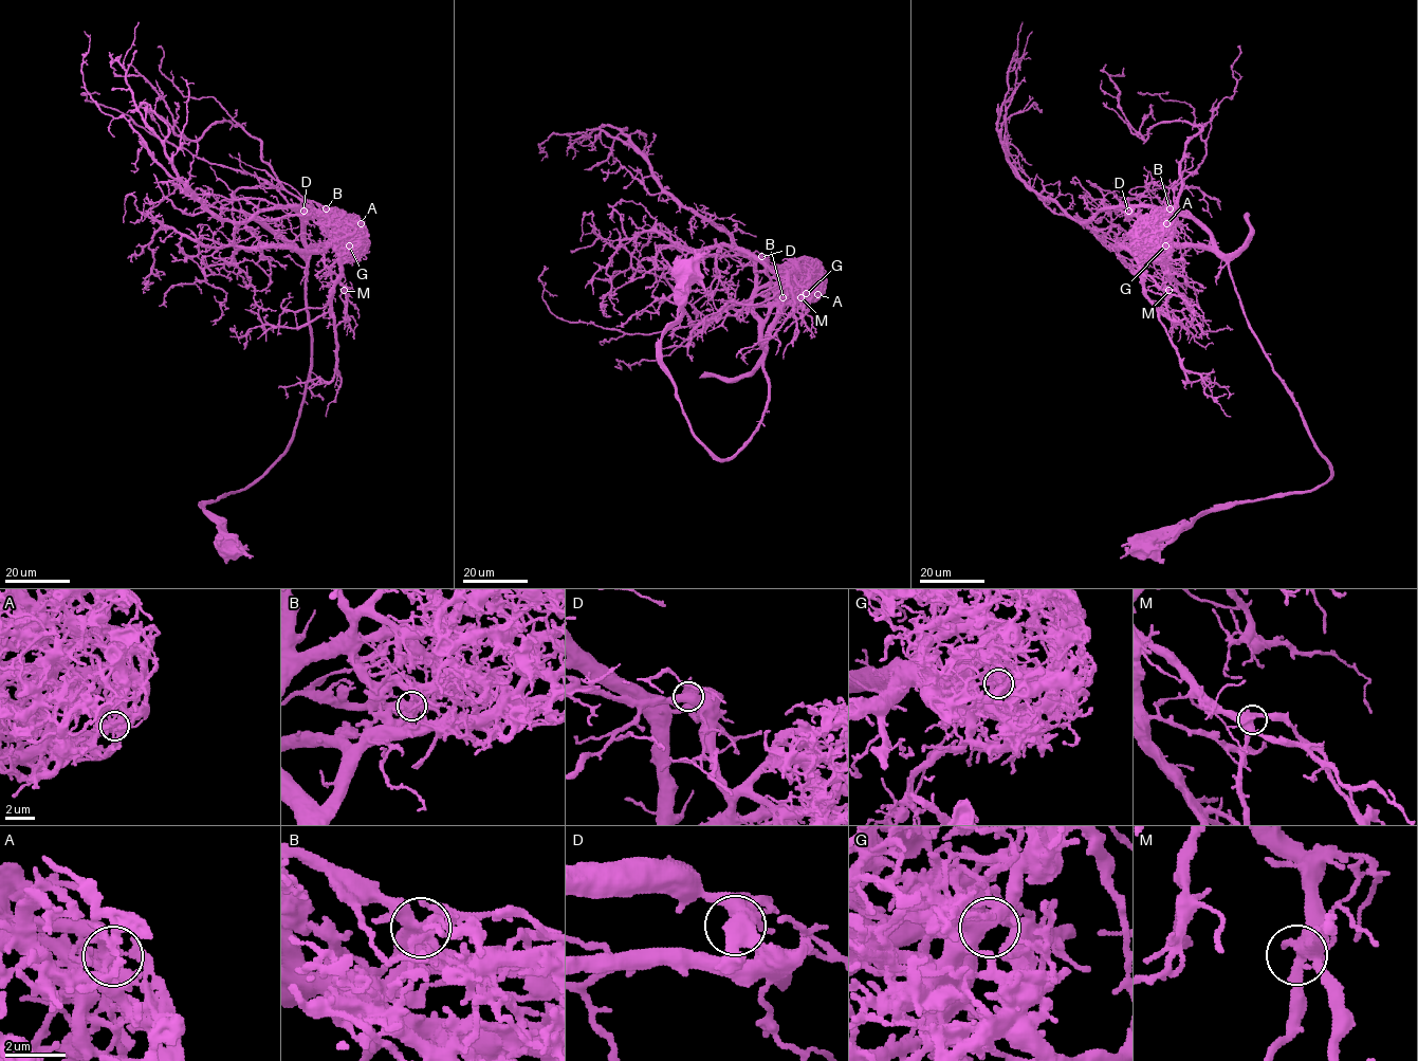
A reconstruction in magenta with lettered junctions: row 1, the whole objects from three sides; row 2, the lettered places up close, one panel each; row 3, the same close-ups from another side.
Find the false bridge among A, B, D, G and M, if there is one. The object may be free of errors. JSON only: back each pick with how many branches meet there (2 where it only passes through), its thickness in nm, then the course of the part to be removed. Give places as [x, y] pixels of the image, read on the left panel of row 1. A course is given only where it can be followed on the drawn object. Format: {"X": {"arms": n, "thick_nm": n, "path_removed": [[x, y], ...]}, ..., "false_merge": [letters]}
{"false_merge": []}

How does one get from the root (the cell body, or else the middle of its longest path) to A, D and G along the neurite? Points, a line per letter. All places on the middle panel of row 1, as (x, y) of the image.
A: (686, 270), (661, 363), (692, 433), (720, 459), (757, 430), (770, 325), (787, 304), (817, 294)
D: (686, 270), (661, 363), (692, 433), (730, 459), (768, 401), (761, 321), (752, 309), (761, 256)
G: (686, 270), (661, 363), (692, 433), (720, 459), (757, 430), (770, 325), (806, 293)

